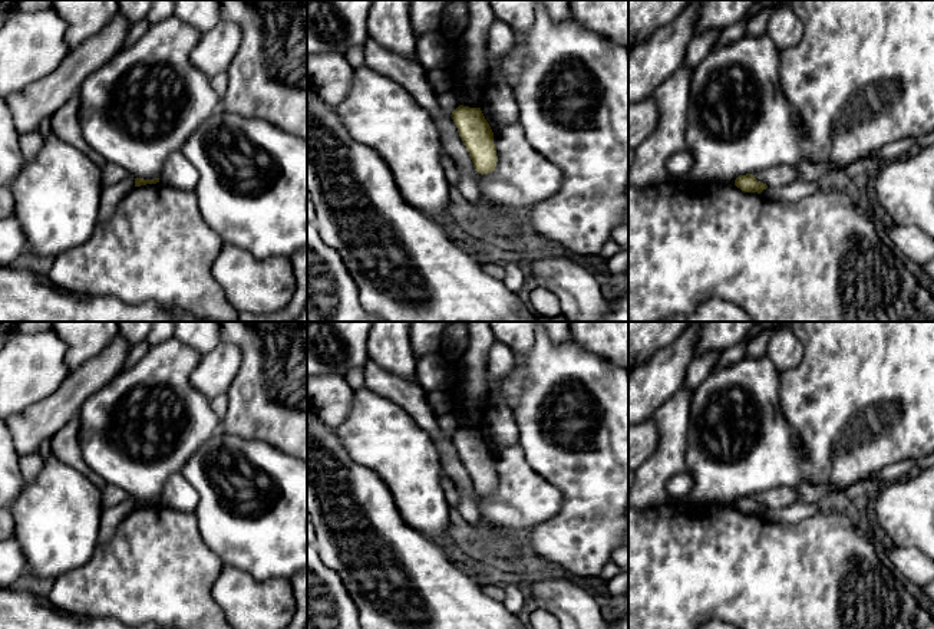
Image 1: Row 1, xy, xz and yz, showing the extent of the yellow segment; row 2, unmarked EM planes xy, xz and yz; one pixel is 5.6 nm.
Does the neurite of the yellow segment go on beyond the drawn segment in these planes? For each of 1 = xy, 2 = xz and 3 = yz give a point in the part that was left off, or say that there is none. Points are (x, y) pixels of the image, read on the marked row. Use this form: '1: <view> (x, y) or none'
1: none
2: none
3: none

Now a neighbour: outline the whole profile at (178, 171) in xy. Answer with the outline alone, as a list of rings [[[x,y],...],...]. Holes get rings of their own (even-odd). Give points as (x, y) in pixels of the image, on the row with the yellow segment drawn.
[[[181,149],[174,151],[162,169],[159,182],[179,190],[195,190],[199,174]]]

